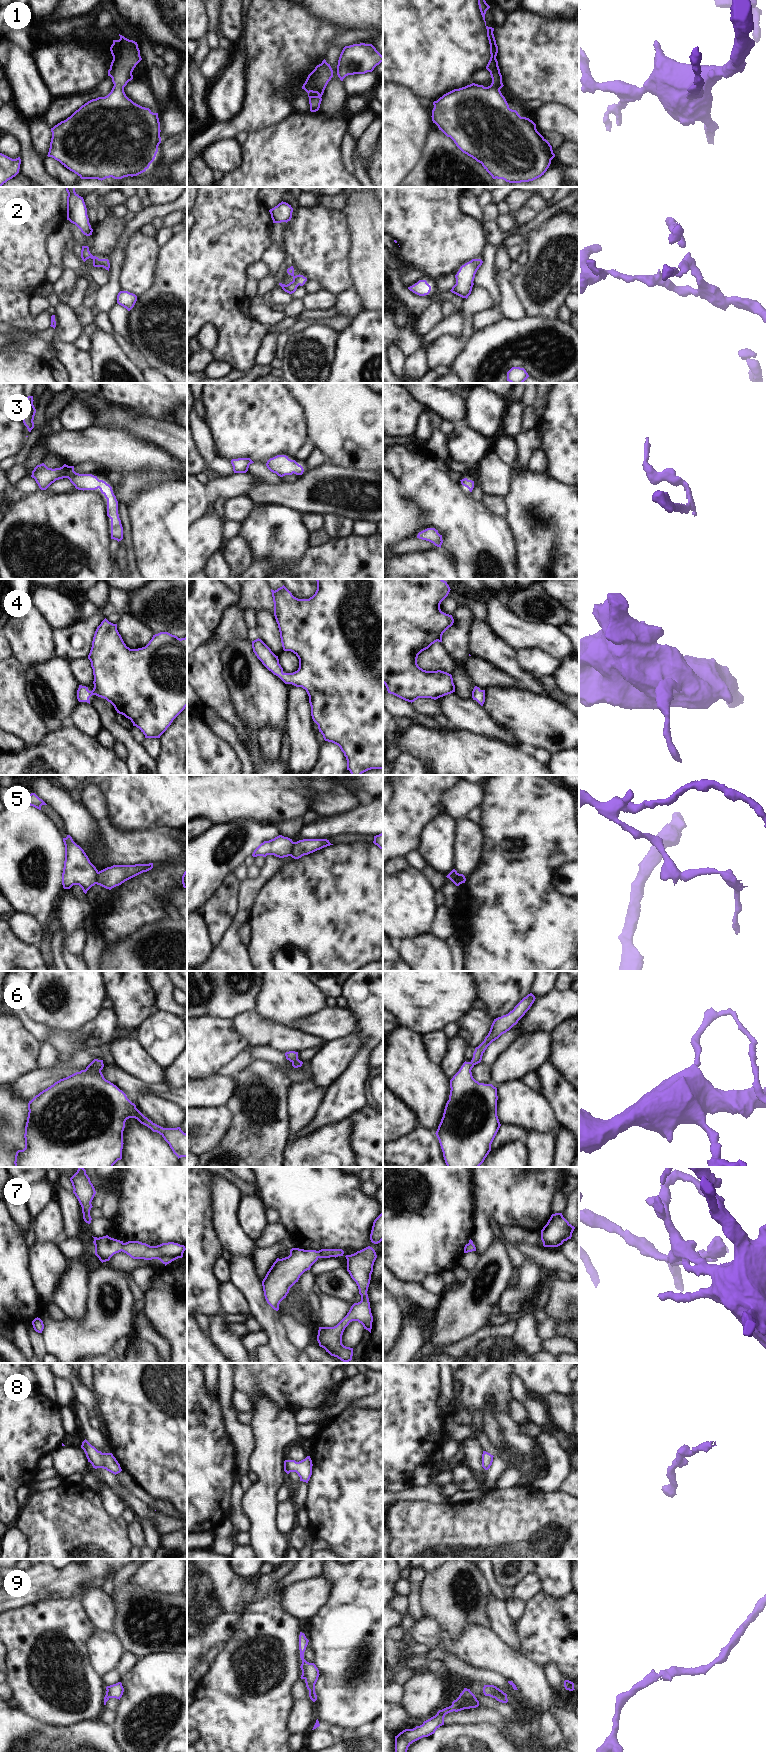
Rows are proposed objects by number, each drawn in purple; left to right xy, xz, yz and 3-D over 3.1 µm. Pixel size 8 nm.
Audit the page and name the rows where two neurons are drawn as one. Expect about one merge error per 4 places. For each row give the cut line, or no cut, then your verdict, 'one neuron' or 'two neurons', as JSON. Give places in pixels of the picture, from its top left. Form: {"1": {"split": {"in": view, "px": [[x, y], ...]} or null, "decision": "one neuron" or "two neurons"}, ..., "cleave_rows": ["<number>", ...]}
{"1": {"split": null, "decision": "one neuron"}, "2": {"split": null, "decision": "one neuron"}, "3": {"split": null, "decision": "one neuron"}, "4": {"split": null, "decision": "one neuron"}, "5": {"split": {"in": "xz", "px": [[294, 842], [289, 855]]}, "decision": "two neurons"}, "6": {"split": null, "decision": "one neuron"}, "7": {"split": null, "decision": "one neuron"}, "8": {"split": null, "decision": "one neuron"}, "9": {"split": null, "decision": "one neuron"}, "cleave_rows": ["5"]}

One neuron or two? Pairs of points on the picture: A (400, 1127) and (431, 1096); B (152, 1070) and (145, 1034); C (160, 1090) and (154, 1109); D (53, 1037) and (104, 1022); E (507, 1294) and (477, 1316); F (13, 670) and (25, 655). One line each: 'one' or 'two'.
A: two
B: two
C: two
D: one
E: two
F: two

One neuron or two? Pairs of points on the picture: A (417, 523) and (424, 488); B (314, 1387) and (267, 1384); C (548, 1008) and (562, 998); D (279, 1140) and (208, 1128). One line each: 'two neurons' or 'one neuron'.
A: two neurons
B: one neuron
C: one neuron
D: two neurons

